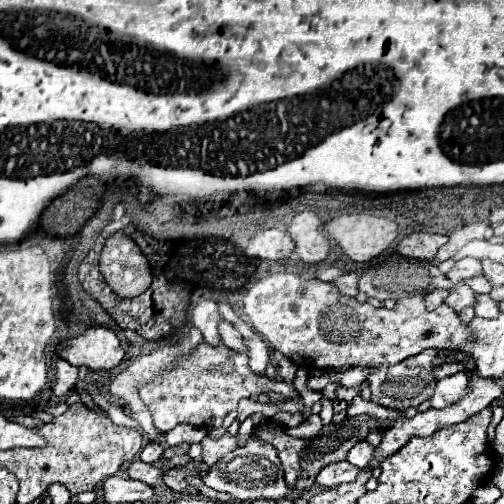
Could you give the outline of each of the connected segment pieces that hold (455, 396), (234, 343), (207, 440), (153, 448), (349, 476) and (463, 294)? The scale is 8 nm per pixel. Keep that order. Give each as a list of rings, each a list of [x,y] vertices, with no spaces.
[[[457,372],[449,378],[443,378],[435,384],[435,392],[431,396],[431,408],[445,408],[457,400],[461,400],[461,396],[465,396],[465,388],[469,384],[469,372]]]
[[[219,320],[219,334],[221,334],[221,340],[223,340],[229,348],[233,348],[233,350],[237,350],[237,352],[245,352],[241,334],[239,334],[227,320]]]
[[[207,428],[207,434],[201,440],[201,456],[207,466],[213,466],[221,456],[237,448],[237,436],[229,436],[229,432],[225,432],[221,438],[213,438],[209,430],[211,428]]]
[[[149,442],[145,448],[143,448],[143,452],[141,452],[141,460],[143,462],[155,462],[155,460],[159,460],[163,456],[163,446],[159,444],[159,442]]]
[[[329,464],[317,474],[317,484],[325,488],[339,486],[341,482],[351,482],[359,474],[359,468],[353,464]]]
[[[459,282],[459,284],[449,292],[449,296],[445,298],[445,304],[449,304],[455,312],[461,312],[463,308],[475,304],[475,292],[473,292],[467,284]]]

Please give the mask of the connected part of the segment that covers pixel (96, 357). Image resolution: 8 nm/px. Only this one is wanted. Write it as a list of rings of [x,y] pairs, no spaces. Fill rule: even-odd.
[[[91,324],[81,336],[67,340],[59,350],[59,356],[73,366],[87,366],[89,370],[109,370],[123,360],[115,332],[95,324]]]

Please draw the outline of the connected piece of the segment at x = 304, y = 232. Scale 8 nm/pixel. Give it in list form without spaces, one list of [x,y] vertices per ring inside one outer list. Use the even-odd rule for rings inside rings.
[[[305,210],[305,212],[295,214],[287,232],[293,238],[295,252],[299,254],[299,258],[303,262],[317,264],[317,262],[327,258],[329,242],[321,230],[319,218],[313,212]]]

